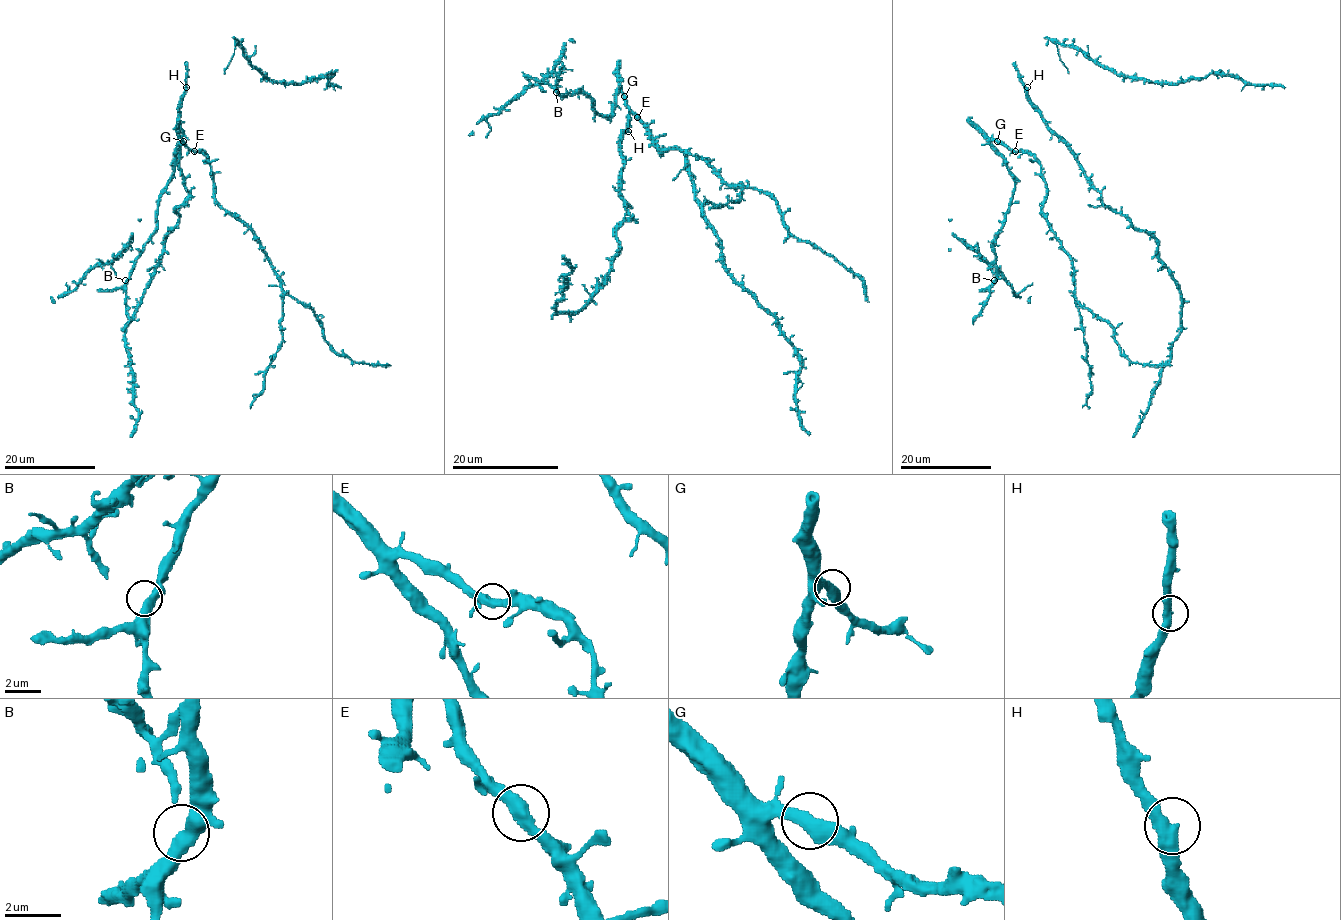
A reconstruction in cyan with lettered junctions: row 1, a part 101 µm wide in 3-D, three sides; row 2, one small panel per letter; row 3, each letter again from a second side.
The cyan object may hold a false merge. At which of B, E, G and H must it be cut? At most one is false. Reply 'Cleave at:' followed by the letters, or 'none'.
Cleave at: none

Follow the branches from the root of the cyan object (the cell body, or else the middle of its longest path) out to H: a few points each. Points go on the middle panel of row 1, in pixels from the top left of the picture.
H: (620, 152), (620, 137), (628, 131)

